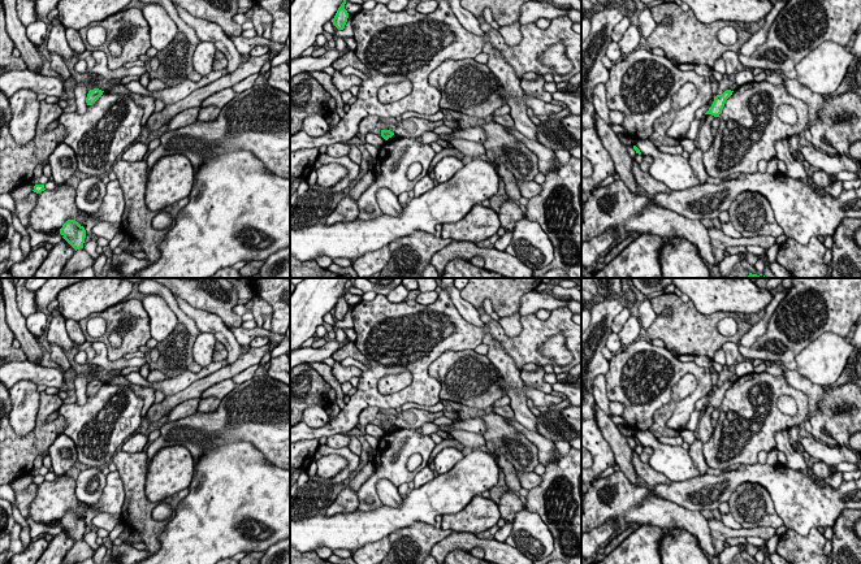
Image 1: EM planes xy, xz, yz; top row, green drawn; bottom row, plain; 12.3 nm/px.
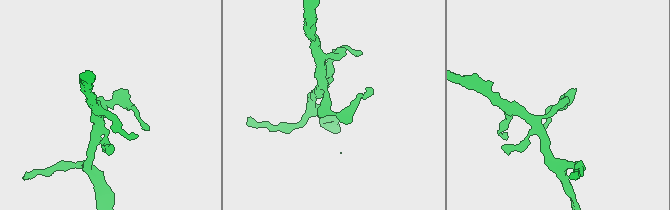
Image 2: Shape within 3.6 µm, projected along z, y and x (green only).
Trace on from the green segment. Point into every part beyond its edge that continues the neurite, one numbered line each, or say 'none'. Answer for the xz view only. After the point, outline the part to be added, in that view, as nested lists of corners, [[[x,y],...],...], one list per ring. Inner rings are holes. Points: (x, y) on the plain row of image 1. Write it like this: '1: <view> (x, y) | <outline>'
none

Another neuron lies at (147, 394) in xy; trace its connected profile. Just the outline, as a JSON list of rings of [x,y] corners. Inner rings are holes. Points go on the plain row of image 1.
[[[116,376],[113,378],[107,379],[105,383],[118,385],[118,386],[129,386],[138,396],[143,399],[142,408],[142,418],[146,417],[148,409],[155,403],[155,390],[152,387],[142,387],[129,382],[124,376]]]

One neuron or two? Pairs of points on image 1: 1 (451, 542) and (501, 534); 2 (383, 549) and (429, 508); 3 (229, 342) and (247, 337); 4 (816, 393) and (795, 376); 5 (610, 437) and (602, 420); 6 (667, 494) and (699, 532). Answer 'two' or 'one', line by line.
1: two
2: two
3: two
4: one
5: one
6: two

